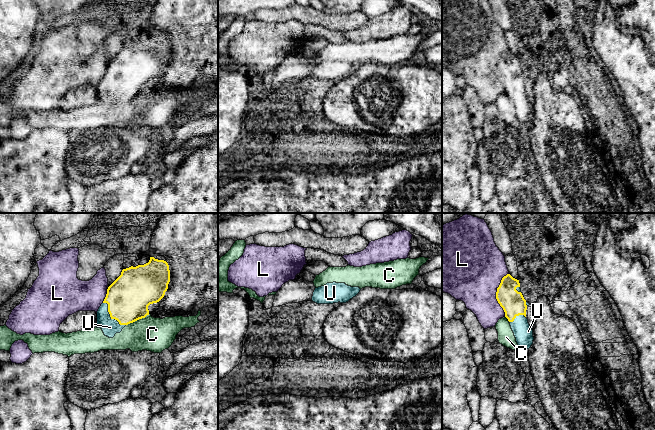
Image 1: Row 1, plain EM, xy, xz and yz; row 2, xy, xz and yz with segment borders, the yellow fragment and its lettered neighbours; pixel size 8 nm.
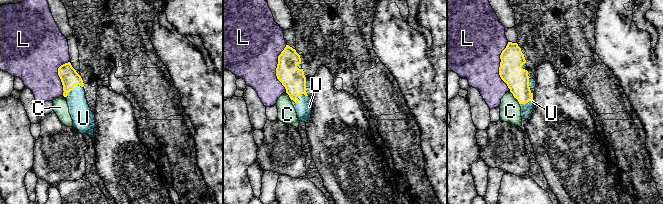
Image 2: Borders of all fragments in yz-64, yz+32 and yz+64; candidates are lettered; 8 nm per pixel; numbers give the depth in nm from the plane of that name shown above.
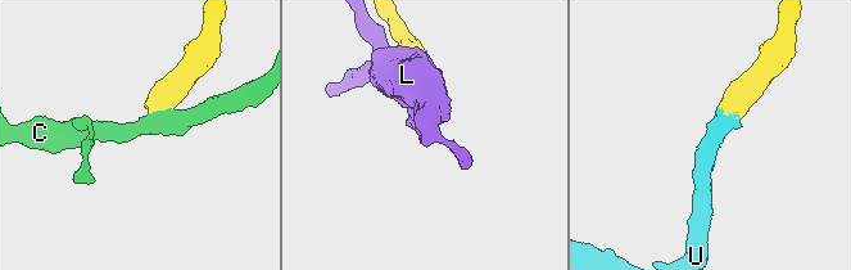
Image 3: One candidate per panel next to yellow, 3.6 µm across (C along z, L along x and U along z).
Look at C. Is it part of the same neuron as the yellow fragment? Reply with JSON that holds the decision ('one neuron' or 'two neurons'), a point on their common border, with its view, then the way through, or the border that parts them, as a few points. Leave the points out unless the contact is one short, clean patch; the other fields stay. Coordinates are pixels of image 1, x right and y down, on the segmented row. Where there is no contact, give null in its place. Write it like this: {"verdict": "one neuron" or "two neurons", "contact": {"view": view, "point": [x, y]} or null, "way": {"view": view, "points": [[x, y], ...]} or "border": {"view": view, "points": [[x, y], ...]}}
{"verdict": "two neurons", "contact": {"view": "xy", "point": [137, 319]}}

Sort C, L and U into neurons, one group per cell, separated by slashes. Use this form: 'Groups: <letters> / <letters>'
Groups: C / L / U

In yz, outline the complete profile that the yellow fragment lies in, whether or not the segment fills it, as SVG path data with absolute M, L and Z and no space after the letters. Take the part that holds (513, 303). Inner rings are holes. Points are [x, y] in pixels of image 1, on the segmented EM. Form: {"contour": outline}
{"contour": "M510 274L504 276L496 292L496 299L505 312L519 349L529 349L533 344L533 330L526 318L530 305L523 297L519 280Z"}

